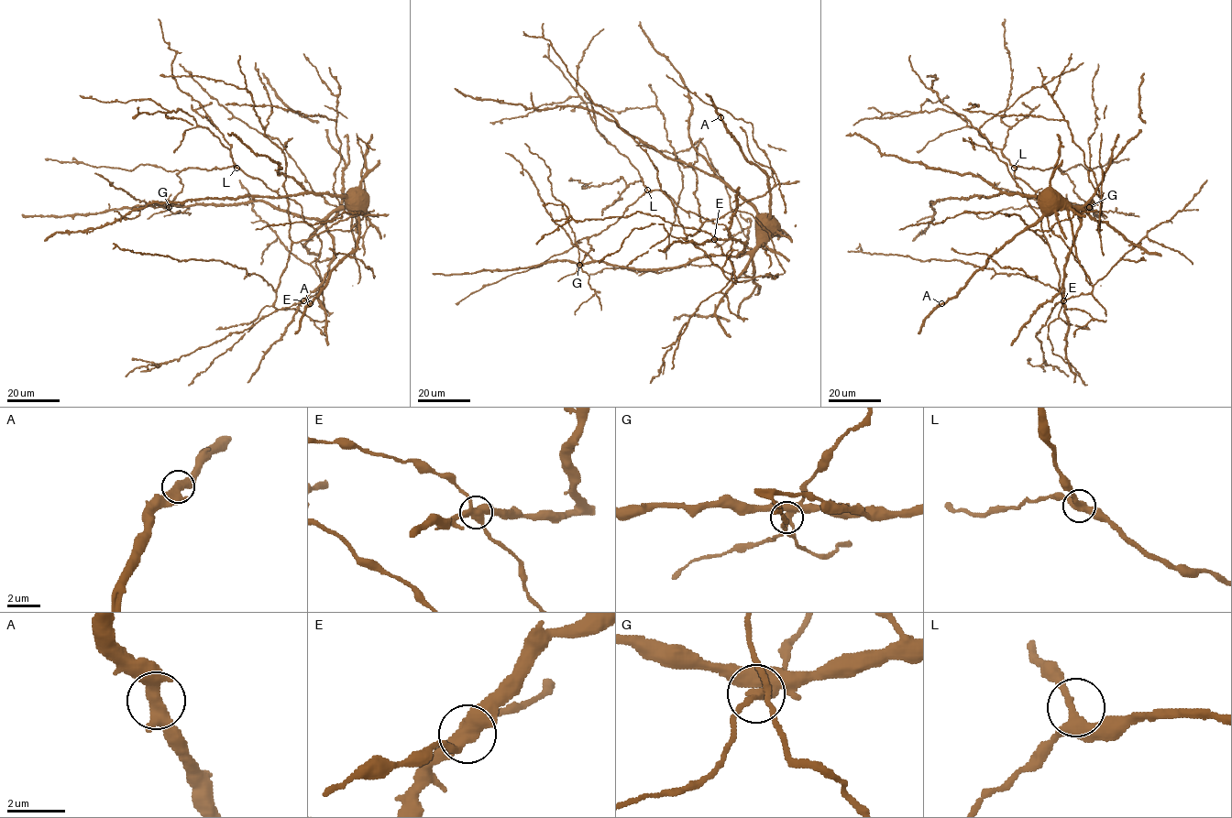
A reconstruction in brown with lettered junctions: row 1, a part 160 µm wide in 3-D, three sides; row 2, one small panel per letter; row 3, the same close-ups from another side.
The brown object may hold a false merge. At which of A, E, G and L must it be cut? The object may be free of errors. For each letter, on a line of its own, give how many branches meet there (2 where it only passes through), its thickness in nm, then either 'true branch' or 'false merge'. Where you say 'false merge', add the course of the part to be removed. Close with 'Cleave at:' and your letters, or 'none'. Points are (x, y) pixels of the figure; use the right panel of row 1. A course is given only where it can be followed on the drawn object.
A: 4 | 360 nm | true branch
E: 4 | 480 nm | true branch
G: 4 | 320 nm | false merge | (1089, 207), (1087, 210), (1075, 206), (1061, 209), (1008, 207), (989, 218), (979, 218), (968, 211)
L: 3 | 340 nm | true branch
Cleave at: G

